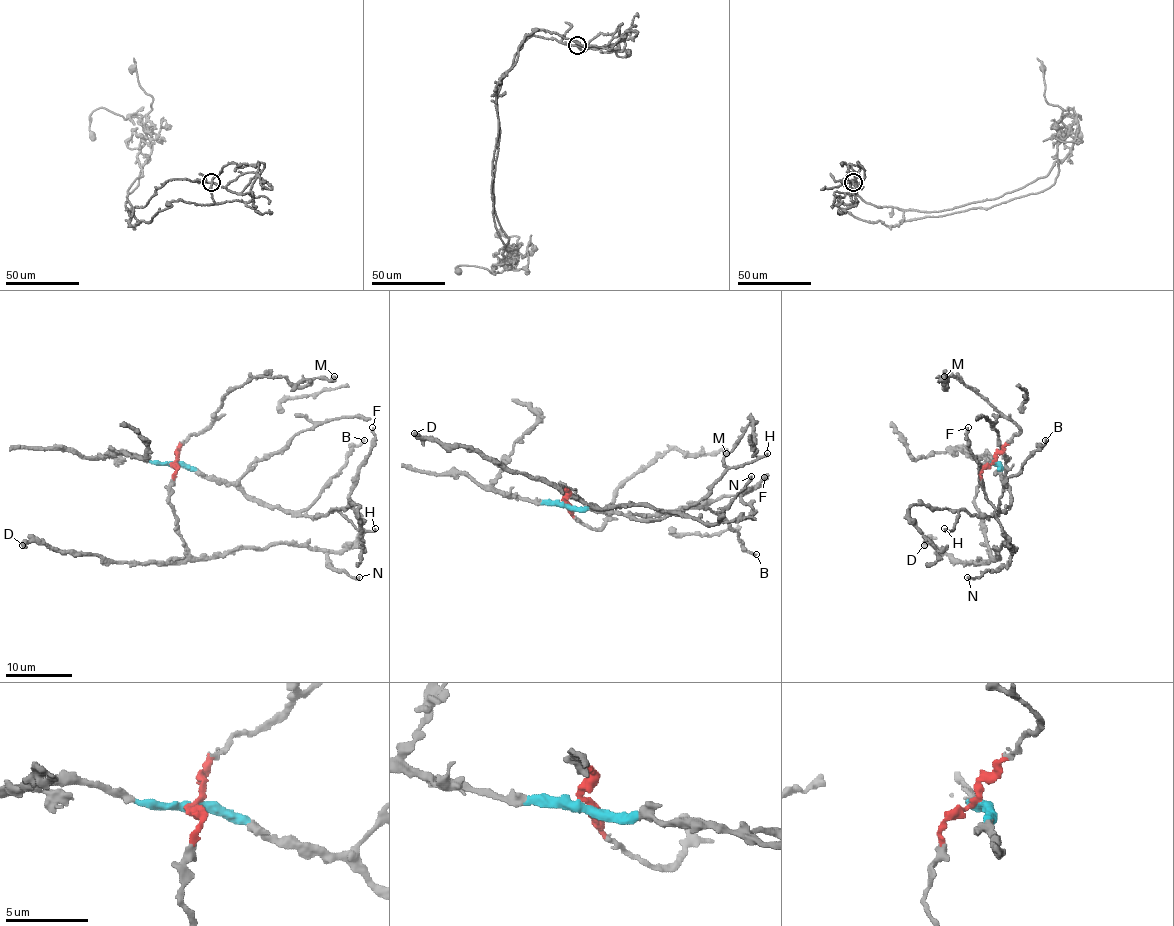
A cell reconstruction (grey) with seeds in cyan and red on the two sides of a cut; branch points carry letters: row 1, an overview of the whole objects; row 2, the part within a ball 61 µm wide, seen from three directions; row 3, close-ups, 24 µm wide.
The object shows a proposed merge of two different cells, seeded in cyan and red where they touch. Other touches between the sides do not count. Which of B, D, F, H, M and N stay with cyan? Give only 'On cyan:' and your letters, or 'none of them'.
On cyan: B, H

